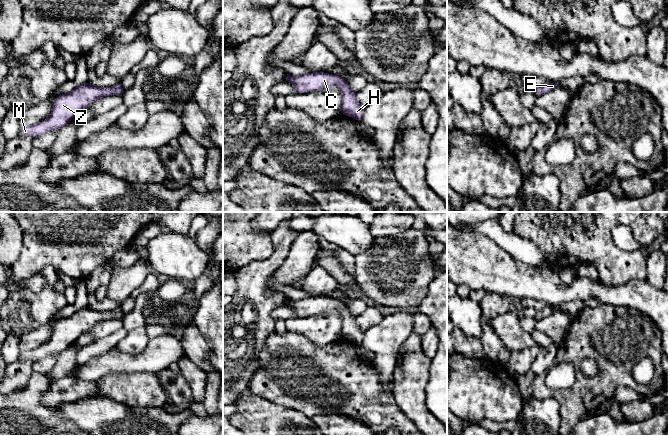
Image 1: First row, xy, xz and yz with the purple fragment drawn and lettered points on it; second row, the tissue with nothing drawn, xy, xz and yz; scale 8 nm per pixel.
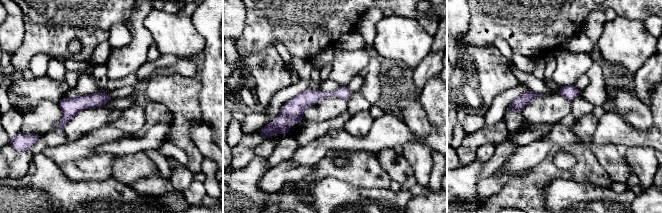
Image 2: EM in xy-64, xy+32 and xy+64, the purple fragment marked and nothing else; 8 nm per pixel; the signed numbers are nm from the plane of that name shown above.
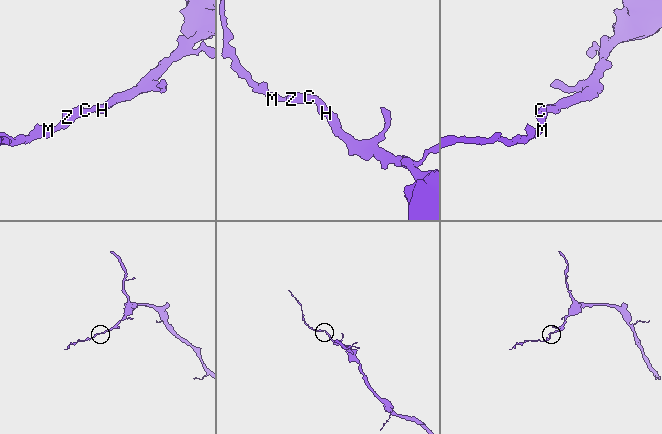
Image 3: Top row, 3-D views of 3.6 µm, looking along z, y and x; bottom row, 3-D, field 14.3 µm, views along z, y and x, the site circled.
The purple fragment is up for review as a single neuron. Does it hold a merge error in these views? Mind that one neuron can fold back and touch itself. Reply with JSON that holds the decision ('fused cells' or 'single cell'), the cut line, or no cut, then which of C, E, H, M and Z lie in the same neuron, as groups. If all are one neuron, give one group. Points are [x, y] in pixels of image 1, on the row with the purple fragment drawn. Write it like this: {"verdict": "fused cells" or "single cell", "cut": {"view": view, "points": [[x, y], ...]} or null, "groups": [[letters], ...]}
{"verdict": "single cell", "cut": null, "groups": [["C", "E", "H", "M", "Z"]]}

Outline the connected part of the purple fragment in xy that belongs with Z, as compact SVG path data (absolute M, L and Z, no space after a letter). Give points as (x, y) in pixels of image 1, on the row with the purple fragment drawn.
M86 82L69 93L59 95L53 102L53 111L43 122L20 130L19 135L32 136L43 135L51 129L61 129L72 120L81 110L85 109L96 100L113 94L124 93L120 82L113 87L97 87Z

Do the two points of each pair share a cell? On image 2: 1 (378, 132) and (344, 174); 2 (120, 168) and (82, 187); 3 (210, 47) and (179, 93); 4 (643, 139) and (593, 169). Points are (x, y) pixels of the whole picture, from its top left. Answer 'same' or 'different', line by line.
1: different
2: different
3: different
4: different

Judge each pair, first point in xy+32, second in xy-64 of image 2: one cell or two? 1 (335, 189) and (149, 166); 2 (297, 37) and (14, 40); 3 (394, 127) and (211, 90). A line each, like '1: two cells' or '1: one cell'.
1: two cells
2: two cells
3: one cell

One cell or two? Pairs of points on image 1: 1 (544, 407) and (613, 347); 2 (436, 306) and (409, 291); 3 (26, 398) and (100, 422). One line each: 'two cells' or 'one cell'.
1: two cells
2: two cells
3: one cell

